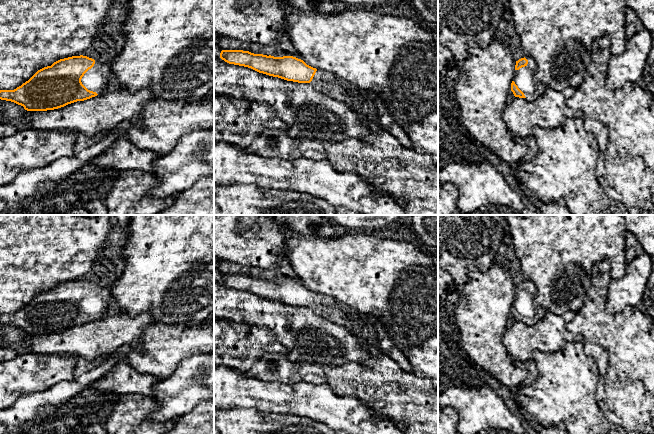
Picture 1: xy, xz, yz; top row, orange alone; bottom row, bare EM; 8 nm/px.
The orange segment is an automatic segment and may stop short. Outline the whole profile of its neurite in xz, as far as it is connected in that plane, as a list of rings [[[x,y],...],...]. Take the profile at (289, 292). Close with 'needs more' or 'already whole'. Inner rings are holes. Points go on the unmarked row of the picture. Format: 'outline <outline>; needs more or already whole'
outline [[[222,274],[220,282],[229,288],[248,291],[269,300],[298,307],[309,307],[317,315],[357,334],[349,317],[337,305],[334,298],[313,292],[296,281],[274,281],[243,274]]]; needs more

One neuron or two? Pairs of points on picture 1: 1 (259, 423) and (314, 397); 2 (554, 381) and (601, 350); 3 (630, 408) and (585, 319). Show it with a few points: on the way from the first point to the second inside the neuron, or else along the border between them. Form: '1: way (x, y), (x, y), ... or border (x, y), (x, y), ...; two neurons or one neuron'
1: border (256, 409), (266, 412), (296, 414), (302, 417); two neurons
2: border (581, 342), (584, 351), (595, 361), (600, 378); two neurons
3: way (630, 386), (630, 364), (607, 341); one neuron

